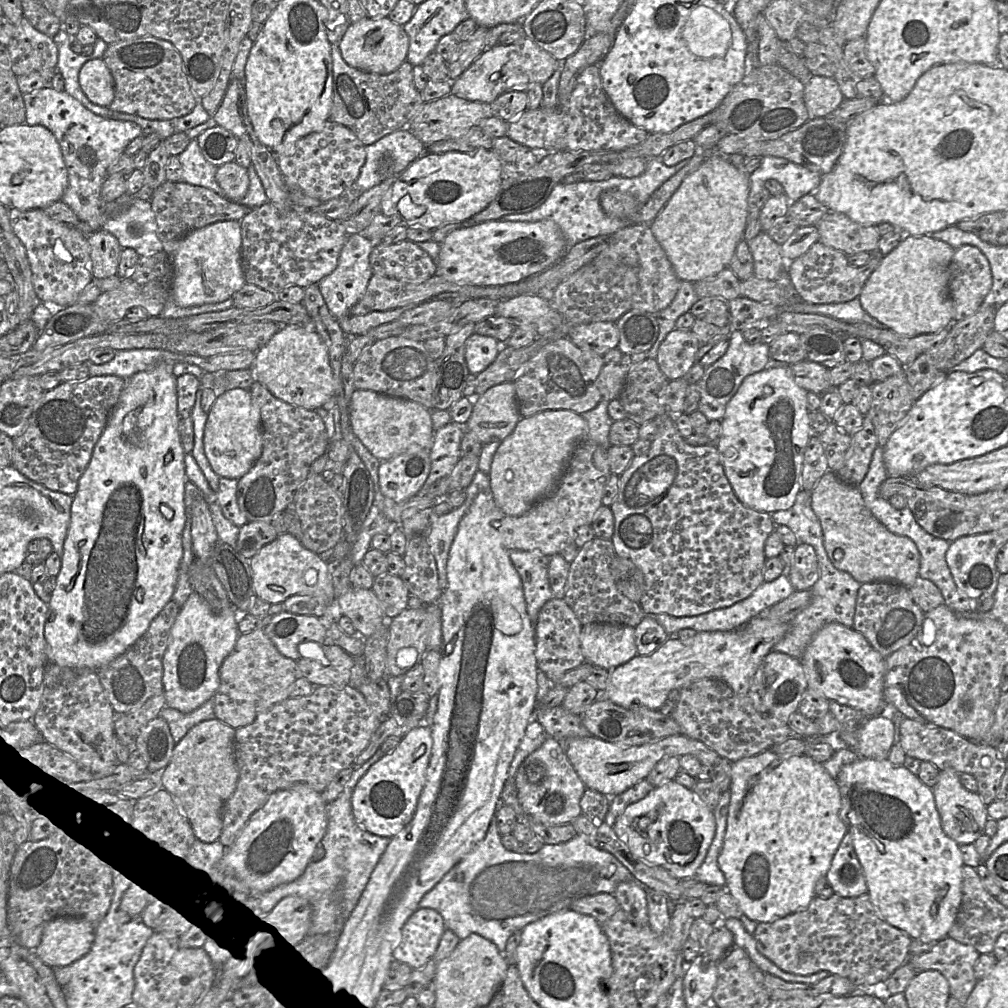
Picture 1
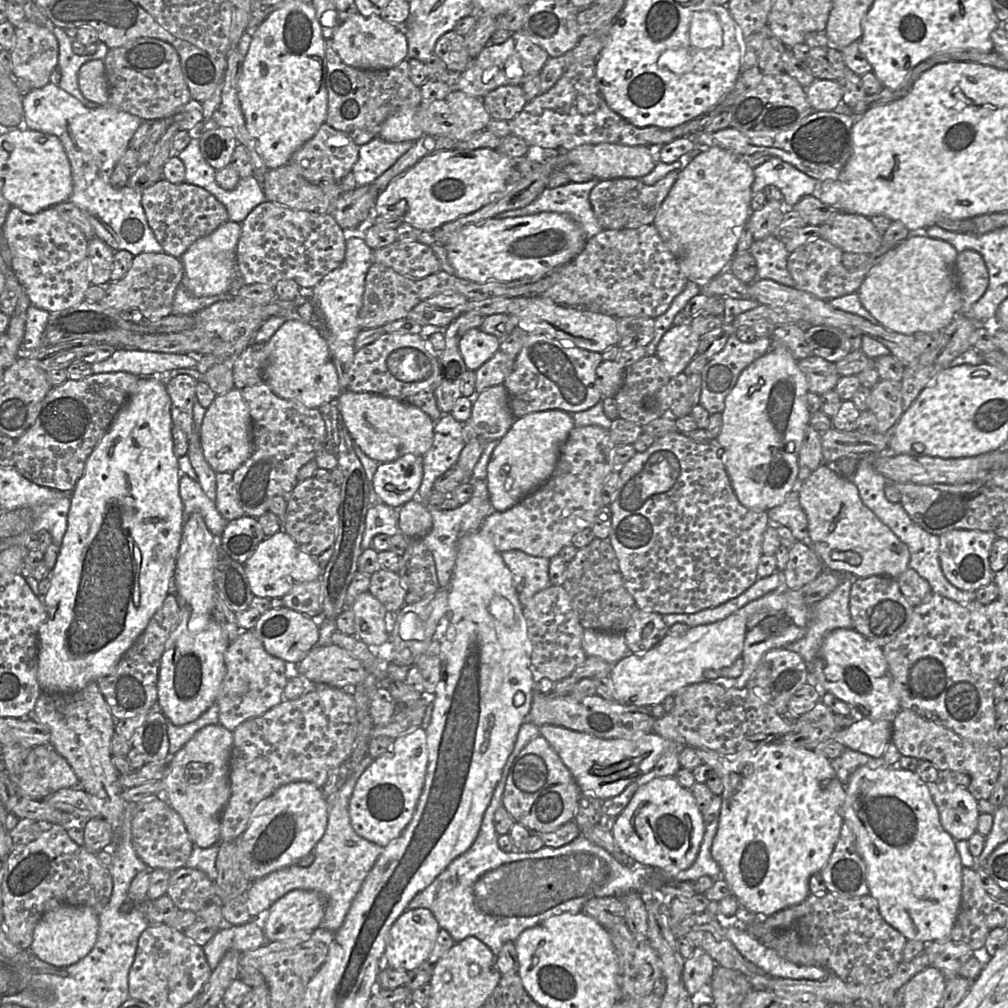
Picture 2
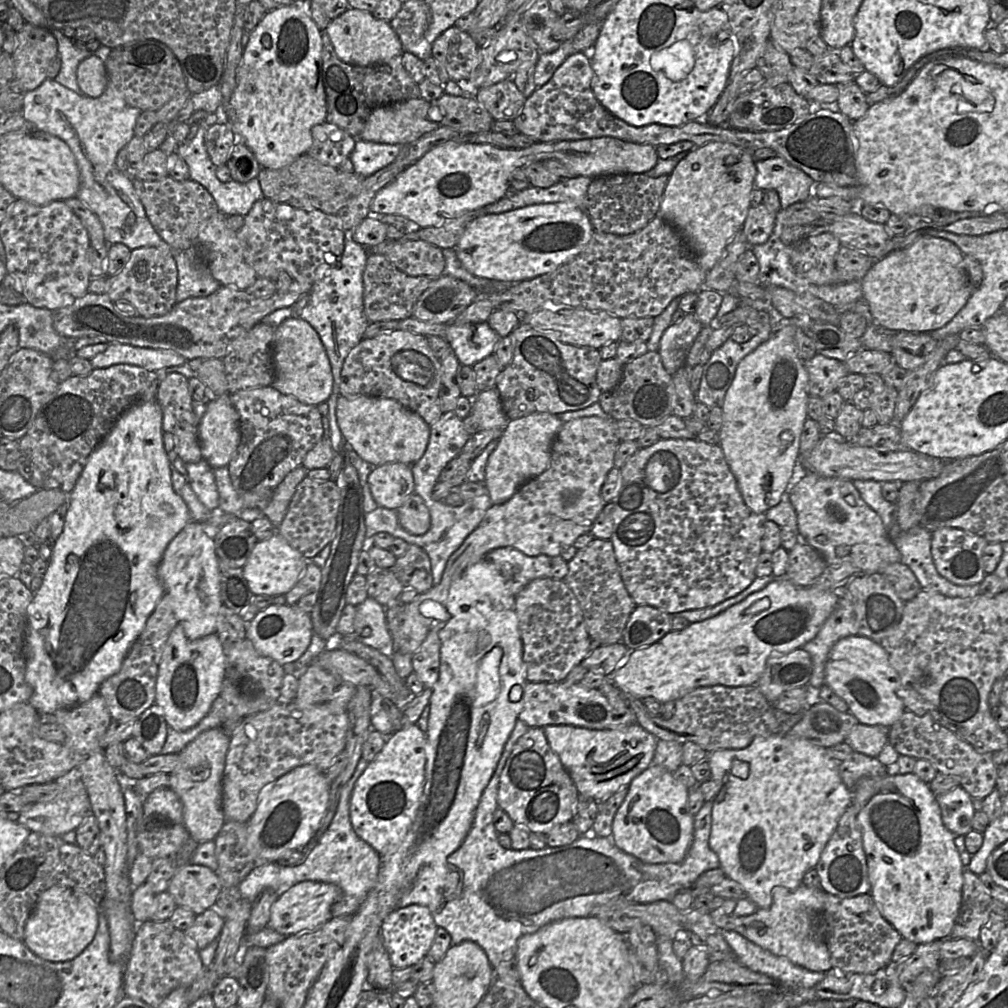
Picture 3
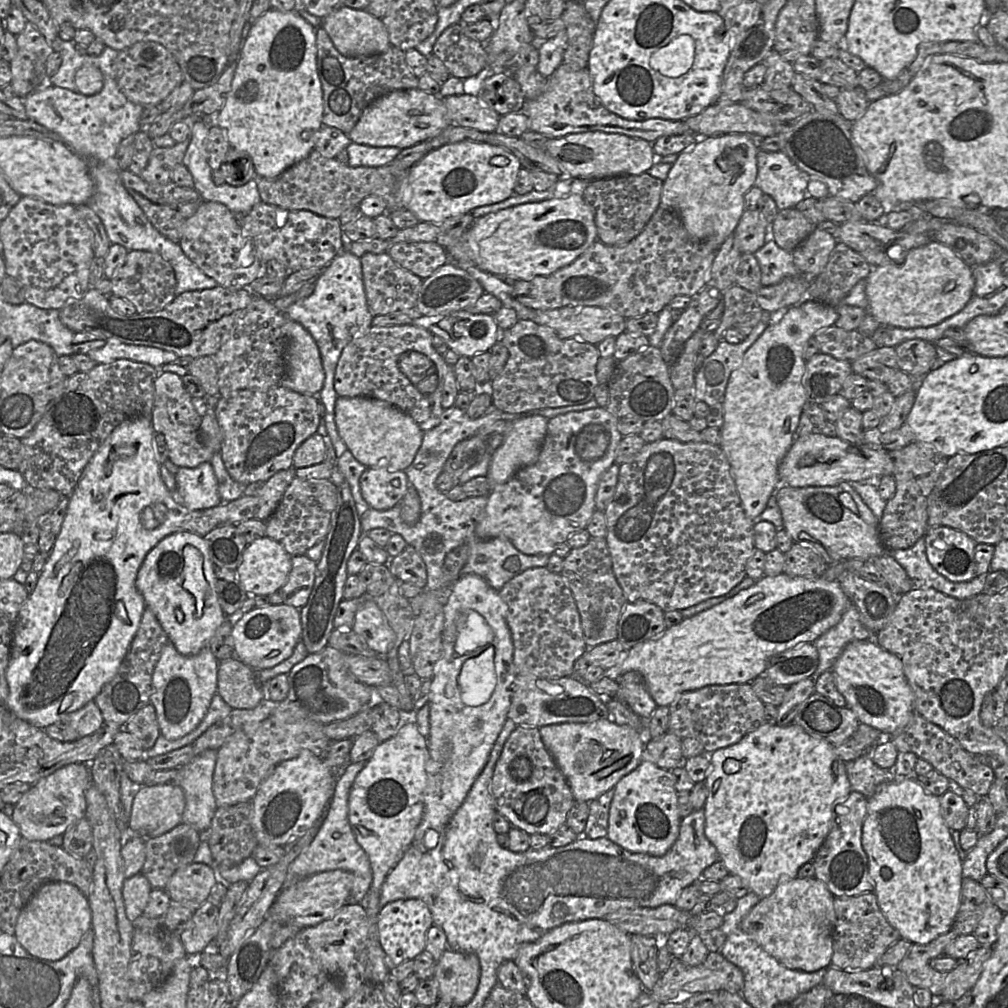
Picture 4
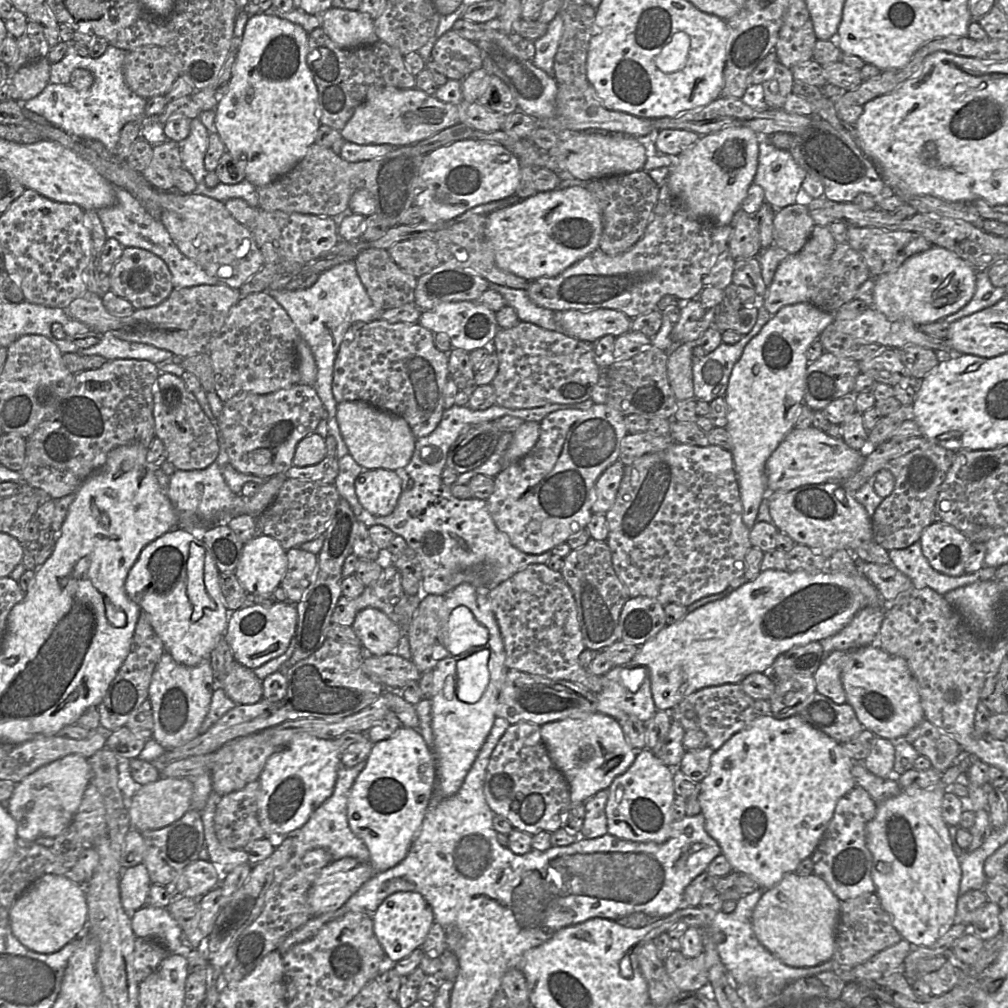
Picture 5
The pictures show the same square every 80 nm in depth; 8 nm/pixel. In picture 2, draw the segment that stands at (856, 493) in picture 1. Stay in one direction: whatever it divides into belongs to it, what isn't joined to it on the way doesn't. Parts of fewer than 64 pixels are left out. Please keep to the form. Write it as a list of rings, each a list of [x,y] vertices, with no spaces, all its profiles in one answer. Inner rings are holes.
[[[822,464],[801,483],[799,502],[807,516],[814,551],[825,568],[852,578],[885,576],[892,579],[909,568],[908,547],[864,505],[850,478]]]

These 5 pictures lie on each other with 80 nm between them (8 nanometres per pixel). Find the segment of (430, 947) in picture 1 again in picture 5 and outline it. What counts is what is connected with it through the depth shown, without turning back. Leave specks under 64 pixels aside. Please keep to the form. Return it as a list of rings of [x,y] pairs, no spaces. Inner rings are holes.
[[[396,892],[388,896],[373,914],[372,920],[379,944],[395,964],[422,947],[431,926],[435,923],[431,906],[417,892]]]

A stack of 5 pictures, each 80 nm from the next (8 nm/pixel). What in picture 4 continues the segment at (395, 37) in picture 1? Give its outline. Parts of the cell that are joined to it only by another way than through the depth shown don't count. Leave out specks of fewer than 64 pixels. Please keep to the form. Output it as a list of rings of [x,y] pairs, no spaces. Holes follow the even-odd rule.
[[[342,6],[323,18],[322,28],[337,51],[346,57],[376,55],[391,47],[382,20],[365,9]]]

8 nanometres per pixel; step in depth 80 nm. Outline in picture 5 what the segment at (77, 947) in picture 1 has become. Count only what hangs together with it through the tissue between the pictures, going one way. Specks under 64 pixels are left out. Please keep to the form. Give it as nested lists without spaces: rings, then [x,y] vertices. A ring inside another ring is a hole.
[[[48,874],[34,881],[13,904],[9,921],[14,936],[28,949],[52,954],[87,930],[85,887],[66,877]]]

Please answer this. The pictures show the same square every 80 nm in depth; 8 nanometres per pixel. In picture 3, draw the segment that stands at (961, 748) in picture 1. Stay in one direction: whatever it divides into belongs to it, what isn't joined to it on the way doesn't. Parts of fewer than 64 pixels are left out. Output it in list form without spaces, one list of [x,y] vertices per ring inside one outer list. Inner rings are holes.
[[[905,710],[890,727],[889,743],[899,755],[927,760],[939,773],[959,776],[960,786],[972,798],[983,800],[995,788],[997,766],[993,762],[992,753],[977,752],[972,745],[929,717]]]

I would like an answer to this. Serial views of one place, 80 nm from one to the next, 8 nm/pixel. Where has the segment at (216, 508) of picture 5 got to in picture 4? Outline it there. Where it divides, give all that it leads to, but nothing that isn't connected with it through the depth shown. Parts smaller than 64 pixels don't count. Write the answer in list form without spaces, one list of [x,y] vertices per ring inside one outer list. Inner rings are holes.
[[[204,462],[196,468],[181,467],[175,478],[177,489],[174,495],[189,510],[205,510],[222,503],[210,462]]]

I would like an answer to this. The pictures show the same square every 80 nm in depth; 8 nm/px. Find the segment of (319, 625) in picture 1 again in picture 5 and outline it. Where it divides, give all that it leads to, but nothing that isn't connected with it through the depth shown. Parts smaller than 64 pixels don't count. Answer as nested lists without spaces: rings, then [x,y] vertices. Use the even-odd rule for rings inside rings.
[[[276,602],[271,607],[253,605],[230,612],[225,640],[235,661],[252,670],[282,655],[296,634],[298,613],[289,602]]]

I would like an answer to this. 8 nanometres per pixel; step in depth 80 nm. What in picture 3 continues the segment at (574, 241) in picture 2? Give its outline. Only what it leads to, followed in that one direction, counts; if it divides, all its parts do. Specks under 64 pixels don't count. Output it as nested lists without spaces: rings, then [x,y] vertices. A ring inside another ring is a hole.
[[[569,202],[529,205],[474,219],[455,249],[462,266],[476,277],[519,282],[554,271],[579,254],[594,233],[585,211]]]

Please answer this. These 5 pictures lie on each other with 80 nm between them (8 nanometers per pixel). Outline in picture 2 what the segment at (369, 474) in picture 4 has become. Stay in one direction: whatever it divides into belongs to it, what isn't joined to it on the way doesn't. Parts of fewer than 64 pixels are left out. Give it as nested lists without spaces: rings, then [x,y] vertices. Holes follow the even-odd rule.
[[[406,454],[398,459],[378,465],[373,486],[382,503],[399,509],[417,498],[423,478],[423,457]]]

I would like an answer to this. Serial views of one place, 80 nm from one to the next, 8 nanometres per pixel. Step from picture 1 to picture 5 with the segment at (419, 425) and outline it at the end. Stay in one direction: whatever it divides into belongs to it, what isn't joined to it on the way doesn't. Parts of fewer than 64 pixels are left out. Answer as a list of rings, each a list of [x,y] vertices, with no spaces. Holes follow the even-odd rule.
[[[364,401],[337,404],[336,418],[342,438],[354,460],[365,470],[404,469],[413,455],[416,437],[405,419]]]

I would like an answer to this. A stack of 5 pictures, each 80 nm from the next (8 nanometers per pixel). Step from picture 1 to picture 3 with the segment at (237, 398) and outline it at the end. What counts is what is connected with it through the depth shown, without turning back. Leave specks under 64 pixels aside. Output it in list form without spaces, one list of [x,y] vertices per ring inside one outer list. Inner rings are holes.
[[[226,393],[207,404],[199,423],[203,459],[213,468],[227,467],[241,440],[239,415]]]

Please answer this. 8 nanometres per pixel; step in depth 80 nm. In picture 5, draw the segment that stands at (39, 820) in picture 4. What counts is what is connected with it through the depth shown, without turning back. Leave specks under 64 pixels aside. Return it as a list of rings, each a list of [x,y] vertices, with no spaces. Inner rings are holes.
[[[72,754],[40,767],[16,783],[9,799],[8,812],[17,823],[17,836],[26,841],[56,838],[67,830],[90,783],[88,759]]]

